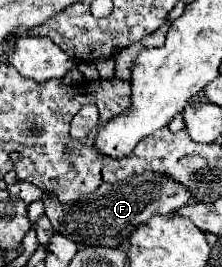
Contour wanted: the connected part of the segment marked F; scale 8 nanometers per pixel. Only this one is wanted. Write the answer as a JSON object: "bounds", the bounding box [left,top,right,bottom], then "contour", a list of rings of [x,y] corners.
{"bounds":[45,171,191,247],"contour":[[[145,171],[141,175],[133,175],[125,181],[117,183],[103,183],[99,189],[85,199],[79,199],[75,203],[61,203],[55,195],[45,193],[45,215],[49,217],[53,229],[67,239],[83,245],[101,245],[101,247],[121,247],[127,237],[147,219],[151,219],[155,213],[169,215],[183,205],[187,205],[191,199],[191,191],[177,183],[175,179],[163,175],[163,173],[151,173]]]}

